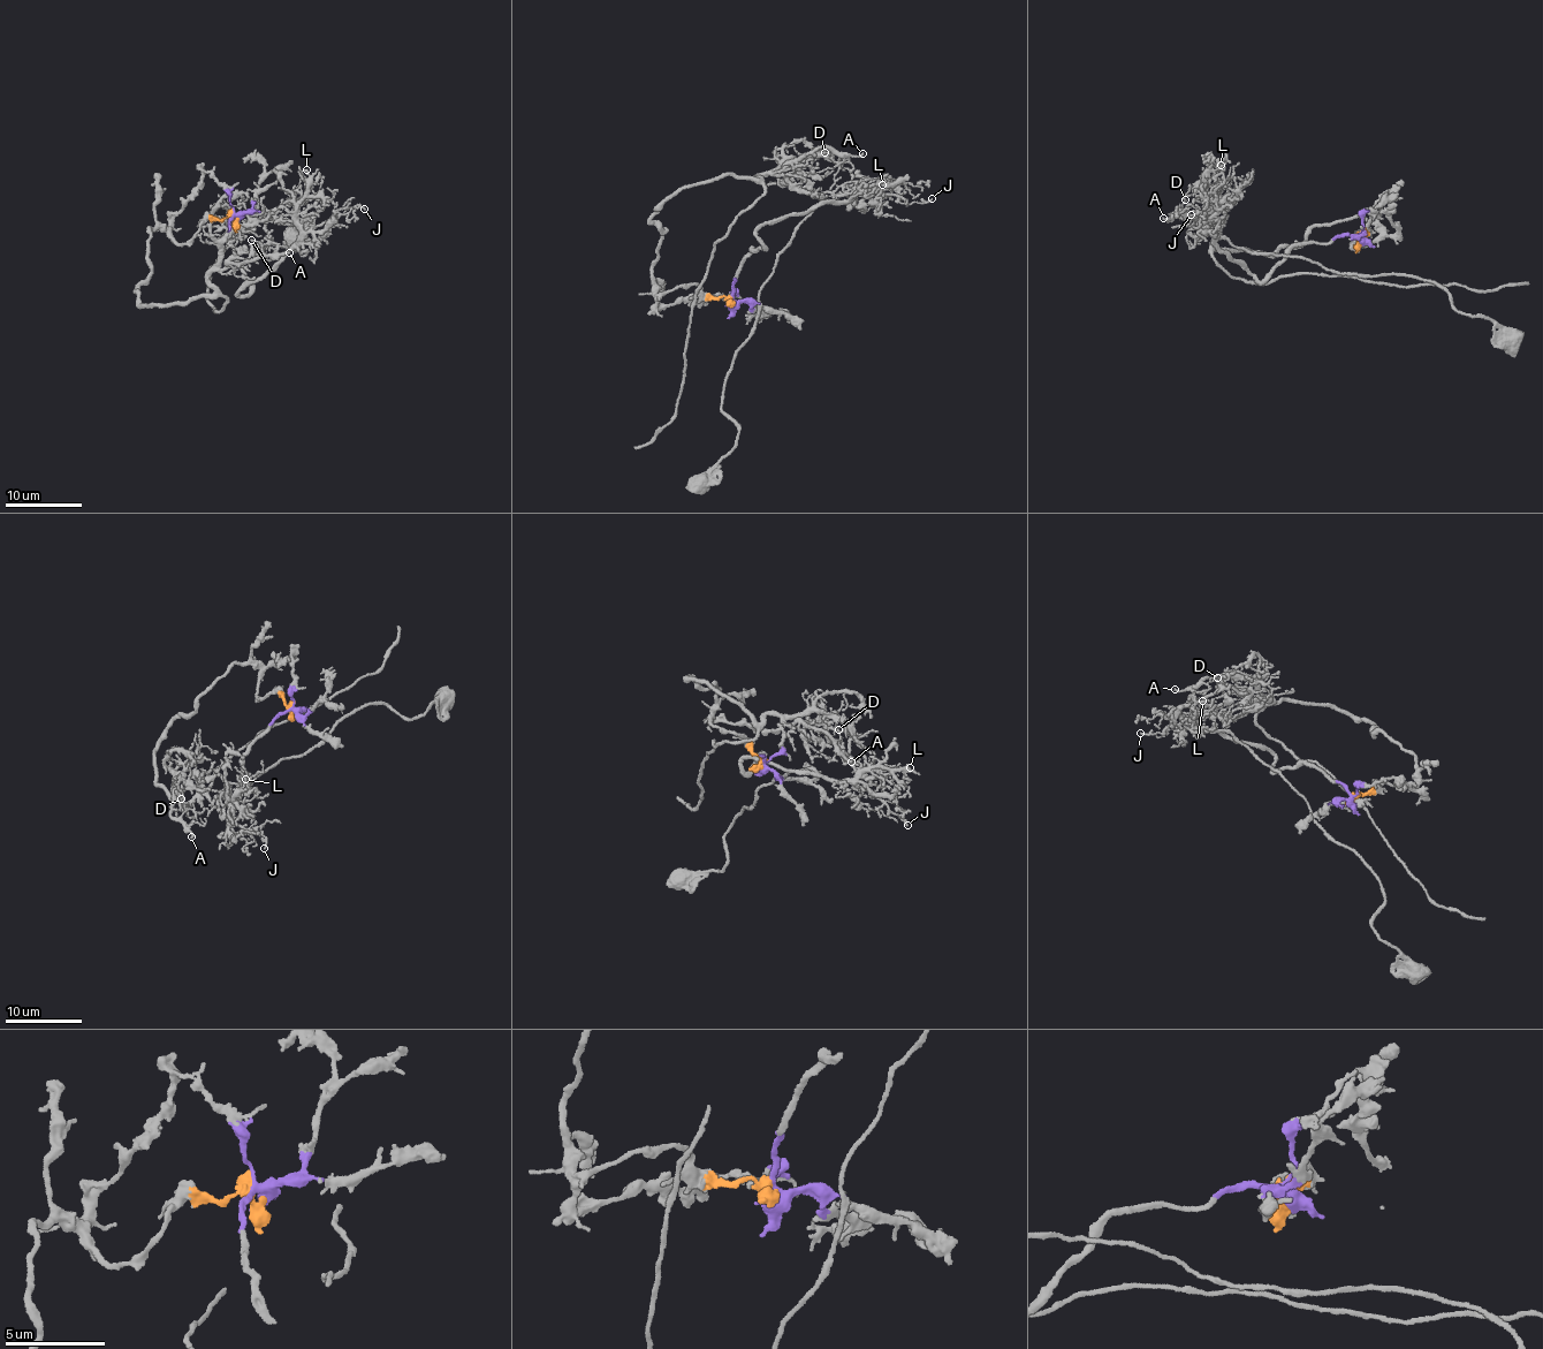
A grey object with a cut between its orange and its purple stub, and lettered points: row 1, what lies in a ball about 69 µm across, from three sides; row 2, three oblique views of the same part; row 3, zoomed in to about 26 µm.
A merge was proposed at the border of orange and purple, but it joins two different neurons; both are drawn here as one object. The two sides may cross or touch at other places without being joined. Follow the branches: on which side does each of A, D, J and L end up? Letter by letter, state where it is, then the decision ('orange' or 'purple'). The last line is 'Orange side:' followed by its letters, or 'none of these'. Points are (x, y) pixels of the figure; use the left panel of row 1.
A: place (289, 252); orange
D: place (251, 240); orange
J: place (364, 209); purple
L: place (306, 169); purple
Orange side: A, D

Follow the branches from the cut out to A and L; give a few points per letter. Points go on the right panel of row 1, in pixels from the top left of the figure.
A: (1359, 236), (1380, 234), (1354, 216), (1319, 224), (1293, 248), (1216, 250), (1211, 226), (1162, 218)
L: (1359, 236), (1298, 243), (1258, 280), (1218, 248), (1203, 221), (1209, 199), (1203, 177), (1222, 164)

